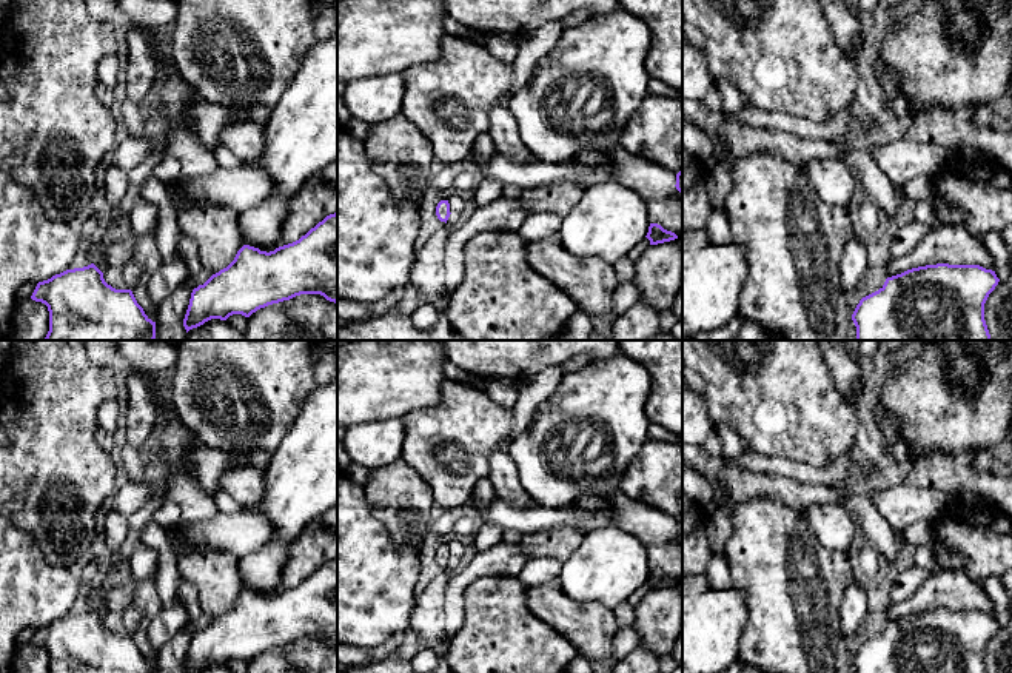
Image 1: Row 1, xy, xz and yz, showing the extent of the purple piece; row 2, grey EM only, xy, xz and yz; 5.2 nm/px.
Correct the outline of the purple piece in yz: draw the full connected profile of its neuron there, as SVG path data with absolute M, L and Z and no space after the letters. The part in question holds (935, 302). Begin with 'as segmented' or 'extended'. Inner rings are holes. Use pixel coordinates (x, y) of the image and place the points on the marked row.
as segmented; M949 263L887 277L852 314L856 340L990 340L984 303L998 282L992 270Z

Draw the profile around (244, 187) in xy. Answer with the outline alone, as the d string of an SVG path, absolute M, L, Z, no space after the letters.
M256 165L217 168L209 177L166 185L176 211L191 206L225 206L237 214L260 206L273 193L271 176Z

